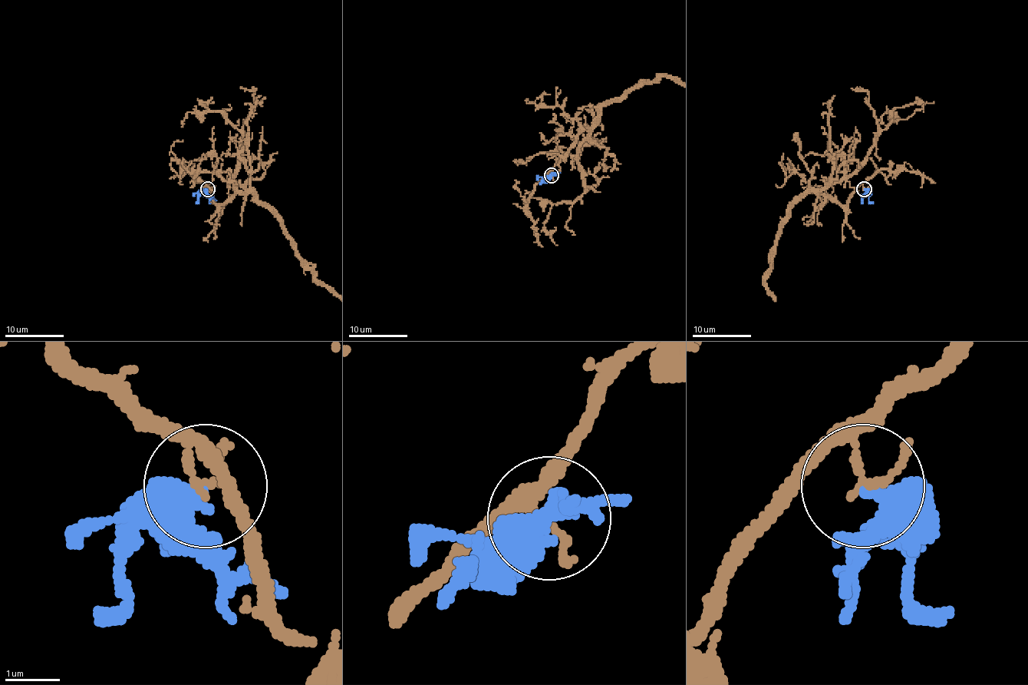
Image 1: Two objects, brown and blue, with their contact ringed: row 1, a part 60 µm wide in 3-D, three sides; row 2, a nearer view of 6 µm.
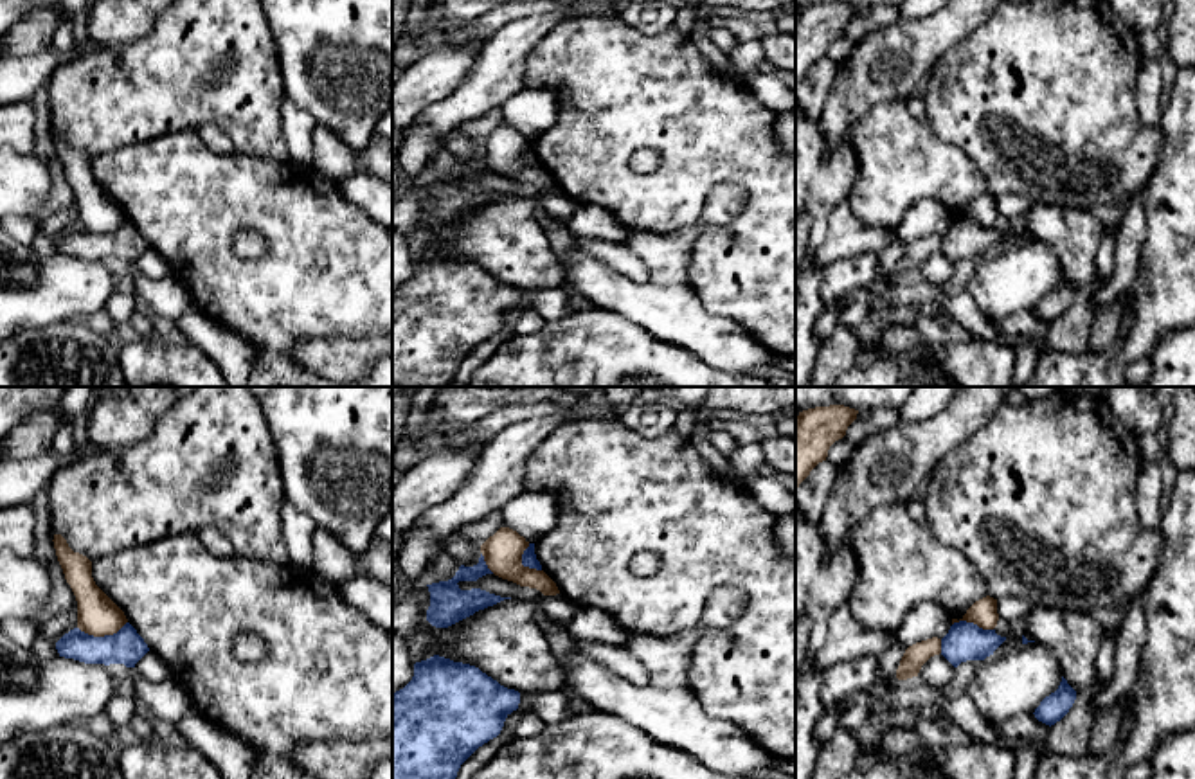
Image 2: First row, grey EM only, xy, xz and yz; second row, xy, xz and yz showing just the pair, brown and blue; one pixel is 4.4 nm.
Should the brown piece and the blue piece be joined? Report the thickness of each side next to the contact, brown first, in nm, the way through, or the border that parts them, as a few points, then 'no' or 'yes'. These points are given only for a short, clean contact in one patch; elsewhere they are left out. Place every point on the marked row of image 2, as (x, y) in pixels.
calibres 180 and 160 nm; border xy (126, 621), (116, 632), (103, 635), (89, 635), (78, 628); no

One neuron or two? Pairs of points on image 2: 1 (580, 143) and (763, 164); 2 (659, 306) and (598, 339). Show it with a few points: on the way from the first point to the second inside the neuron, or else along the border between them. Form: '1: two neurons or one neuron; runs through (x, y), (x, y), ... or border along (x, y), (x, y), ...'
1: one neuron; runs through (625, 137), (718, 137)
2: two neurons; border along (594, 304), (618, 312), (664, 344)

